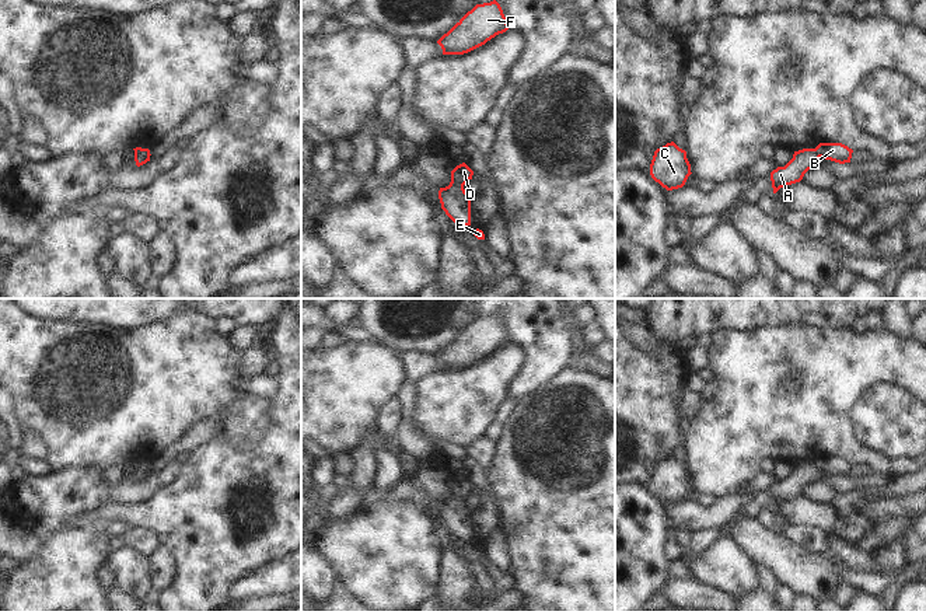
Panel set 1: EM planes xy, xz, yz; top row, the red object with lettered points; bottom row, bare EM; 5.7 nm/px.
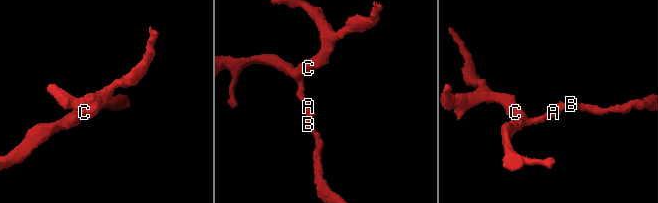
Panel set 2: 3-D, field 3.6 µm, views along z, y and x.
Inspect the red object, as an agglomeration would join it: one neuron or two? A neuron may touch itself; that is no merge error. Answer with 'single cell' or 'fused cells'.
fused cells

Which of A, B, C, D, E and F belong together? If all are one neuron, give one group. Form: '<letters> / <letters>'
A C D F / B E

